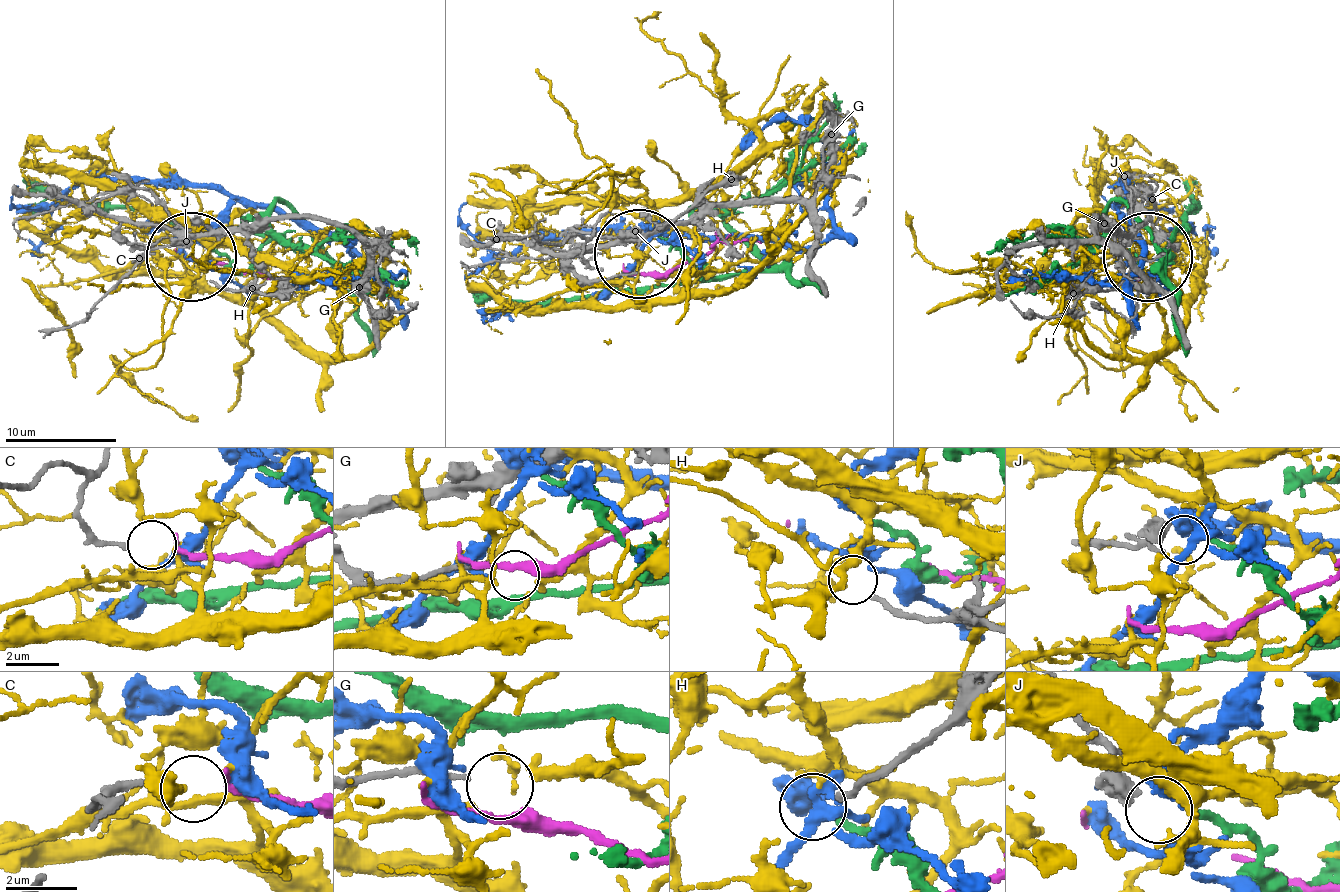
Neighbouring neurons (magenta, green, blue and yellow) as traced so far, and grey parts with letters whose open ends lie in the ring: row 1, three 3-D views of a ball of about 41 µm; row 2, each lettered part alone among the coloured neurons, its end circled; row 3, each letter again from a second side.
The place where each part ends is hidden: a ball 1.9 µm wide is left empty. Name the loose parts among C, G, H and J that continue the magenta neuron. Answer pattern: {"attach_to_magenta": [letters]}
{"attach_to_magenta": ["C"]}

